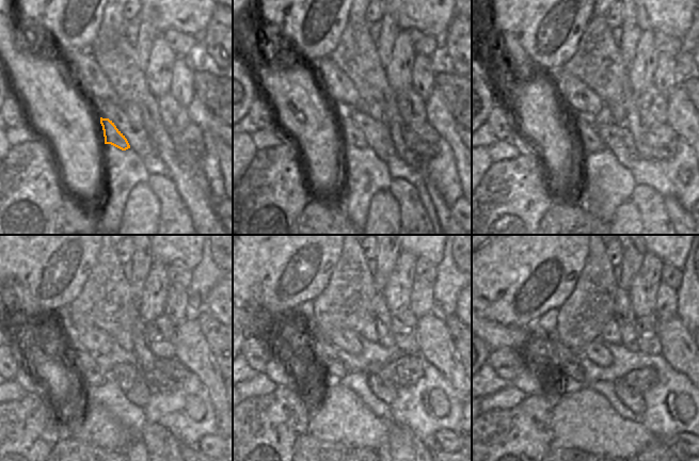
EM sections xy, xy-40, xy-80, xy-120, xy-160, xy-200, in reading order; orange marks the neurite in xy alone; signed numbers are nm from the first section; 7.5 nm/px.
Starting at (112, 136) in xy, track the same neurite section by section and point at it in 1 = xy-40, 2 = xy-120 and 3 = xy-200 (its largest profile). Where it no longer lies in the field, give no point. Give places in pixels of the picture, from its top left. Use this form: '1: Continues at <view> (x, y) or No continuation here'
1: Continues at xy-40 (350, 134)
2: Continues at xy-120 (94, 377)
3: Continues at xy-200 (571, 371).

